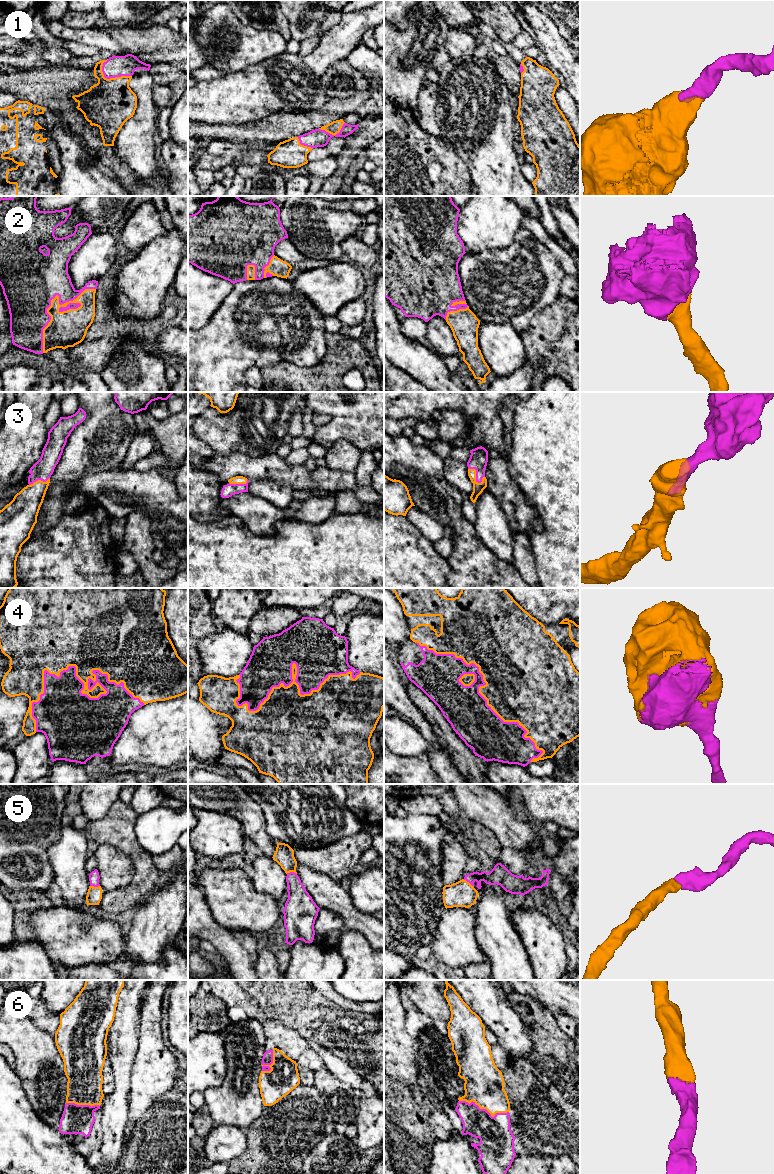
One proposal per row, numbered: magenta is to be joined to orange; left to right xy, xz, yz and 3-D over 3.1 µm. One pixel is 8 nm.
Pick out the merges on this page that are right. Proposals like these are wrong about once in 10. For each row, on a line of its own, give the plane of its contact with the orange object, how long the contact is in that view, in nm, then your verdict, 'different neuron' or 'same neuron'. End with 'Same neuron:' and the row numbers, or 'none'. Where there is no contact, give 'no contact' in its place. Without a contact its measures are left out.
1: xy | 260 nm | same neuron
2: xy | 650 nm | same neuron
3: yz | 160 nm | same neuron
4: xy | 900 nm | same neuron
5: xz | 90 nm | same neuron
6: yz | 420 nm | same neuron
Same neuron: 1, 2, 3, 4, 5, 6

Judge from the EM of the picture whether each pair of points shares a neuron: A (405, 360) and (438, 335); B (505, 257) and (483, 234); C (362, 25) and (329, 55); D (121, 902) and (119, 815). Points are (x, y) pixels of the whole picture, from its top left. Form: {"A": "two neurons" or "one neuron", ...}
{"A": "two neurons", "B": "two neurons", "C": "one neuron", "D": "one neuron"}

